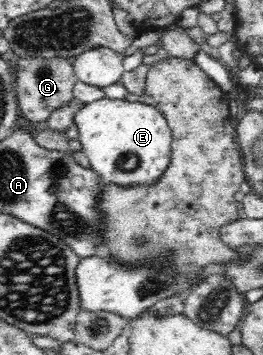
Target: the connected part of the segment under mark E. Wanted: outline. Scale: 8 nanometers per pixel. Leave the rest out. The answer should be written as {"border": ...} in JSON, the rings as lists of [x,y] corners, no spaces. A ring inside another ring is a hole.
{"border":[[[96,99],[86,103],[76,111],[74,123],[77,125],[82,151],[103,183],[114,185],[152,185],[160,179],[160,175],[168,169],[171,159],[171,146],[173,143],[172,130],[166,118],[155,107],[138,101],[128,102],[124,99]]]}

